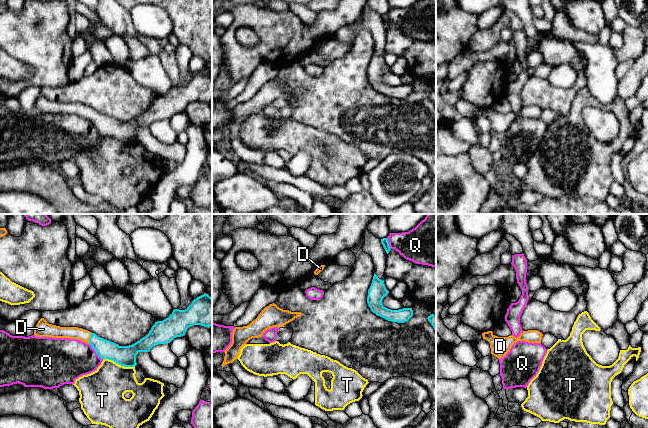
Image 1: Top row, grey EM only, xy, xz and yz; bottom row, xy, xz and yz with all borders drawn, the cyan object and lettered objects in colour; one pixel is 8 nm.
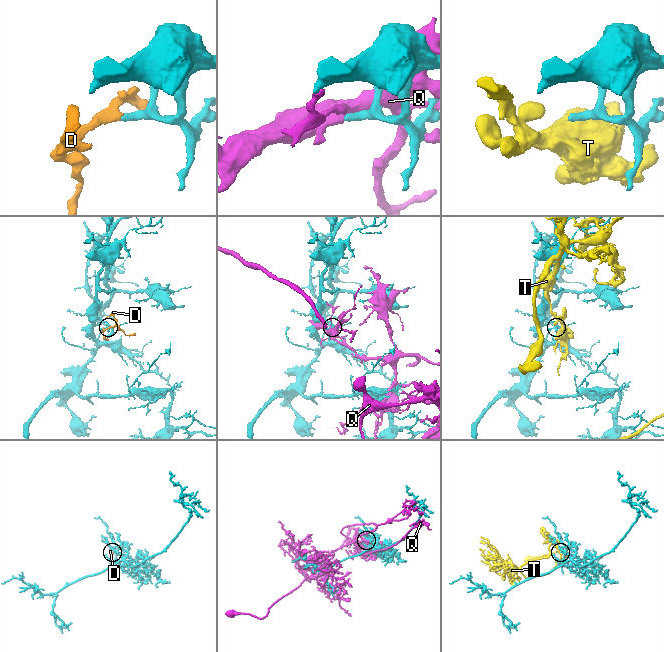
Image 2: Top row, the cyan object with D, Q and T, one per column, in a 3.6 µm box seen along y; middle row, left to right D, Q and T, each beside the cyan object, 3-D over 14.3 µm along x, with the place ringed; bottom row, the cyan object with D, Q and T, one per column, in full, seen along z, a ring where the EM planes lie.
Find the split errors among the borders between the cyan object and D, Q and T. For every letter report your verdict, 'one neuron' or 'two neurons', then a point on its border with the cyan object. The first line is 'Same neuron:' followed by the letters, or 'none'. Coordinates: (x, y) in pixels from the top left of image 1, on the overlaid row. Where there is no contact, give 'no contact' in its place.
Same neuron: D
D: one neuron; contact xy (90, 338)
Q: two neurons; contact xy (95, 351)
T: two neurons; contact xy (119, 364)

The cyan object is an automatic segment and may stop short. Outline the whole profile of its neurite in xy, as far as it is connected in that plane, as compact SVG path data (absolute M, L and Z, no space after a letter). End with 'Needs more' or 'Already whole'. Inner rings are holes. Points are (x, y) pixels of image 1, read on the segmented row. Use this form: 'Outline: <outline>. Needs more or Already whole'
Outline: M206 293L194 299L185 310L174 309L168 318L155 322L145 337L129 346L119 346L82 328L52 325L44 318L38 321L34 335L78 339L90 344L101 359L112 360L124 367L134 367L137 365L138 352L149 352L155 345L170 343L174 338L184 336L193 325L207 328L212 325L212 298Z. Needs more

